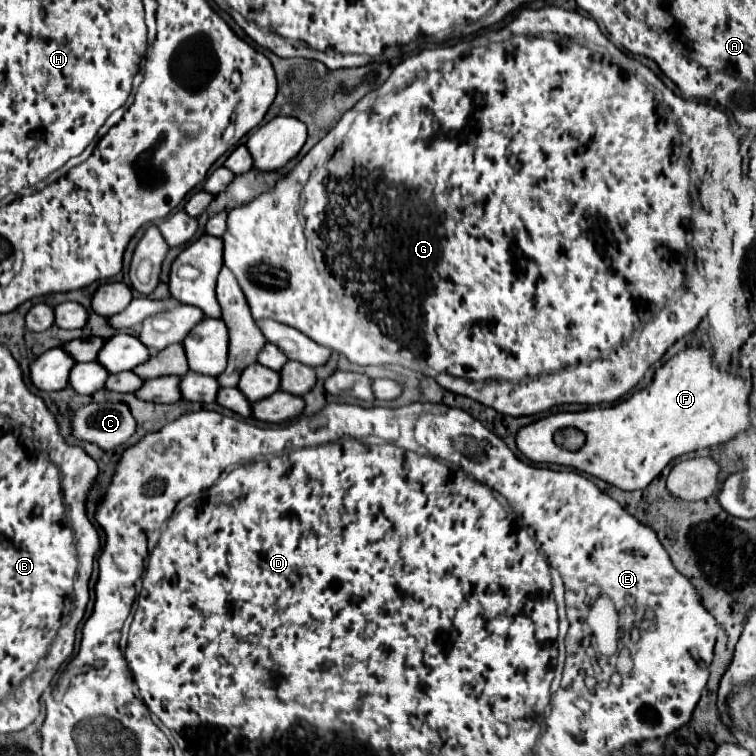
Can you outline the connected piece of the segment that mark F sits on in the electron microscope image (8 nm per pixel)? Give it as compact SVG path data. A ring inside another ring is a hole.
M685 349L663 363L651 385L635 391L629 399L609 407L551 413L521 427L515 435L515 443L517 449L533 463L573 467L623 491L645 489L671 459L725 443L743 431L747 427L749 393L751 383L719 371L707 349ZM561 427L575 427L583 431L585 445L579 451L565 451L557 447L553 443L553 433Z

